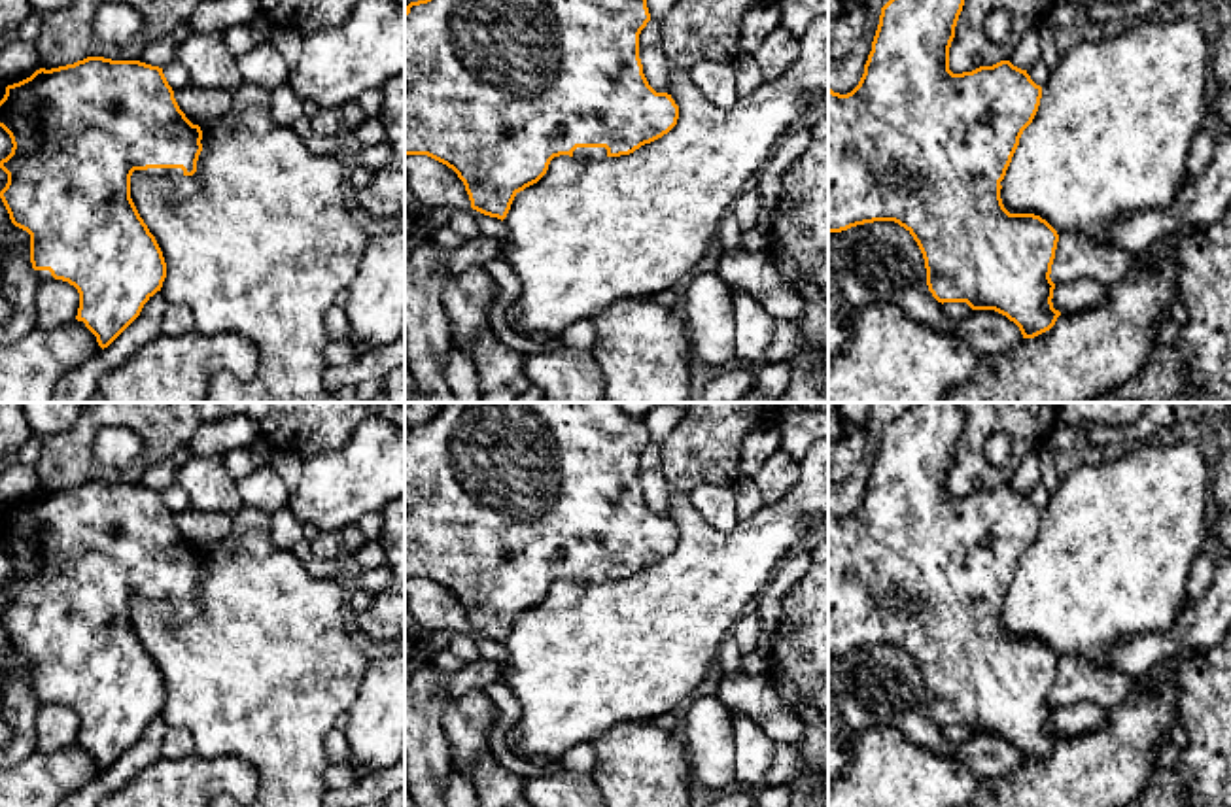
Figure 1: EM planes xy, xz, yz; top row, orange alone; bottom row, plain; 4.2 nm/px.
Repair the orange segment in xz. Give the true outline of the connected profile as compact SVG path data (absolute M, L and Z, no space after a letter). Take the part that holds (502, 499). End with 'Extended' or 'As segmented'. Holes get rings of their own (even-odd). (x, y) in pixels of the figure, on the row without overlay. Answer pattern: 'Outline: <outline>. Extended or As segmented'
Outline: M444 403L429 421L405 433L405 578L427 578L452 592L465 609L471 631L503 644L514 620L537 607L554 580L620 580L662 561L677 548L679 529L671 518L656 516L643 497L639 457L649 444L645 416L632 416L616 403Z. Extended

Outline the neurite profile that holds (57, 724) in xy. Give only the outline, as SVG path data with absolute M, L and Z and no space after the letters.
M51 701L40 705L34 728L38 733L38 750L53 754L76 743L79 716L68 705Z

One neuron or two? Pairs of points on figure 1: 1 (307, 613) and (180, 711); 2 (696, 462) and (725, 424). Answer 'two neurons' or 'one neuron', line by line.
1: one neuron
2: one neuron

